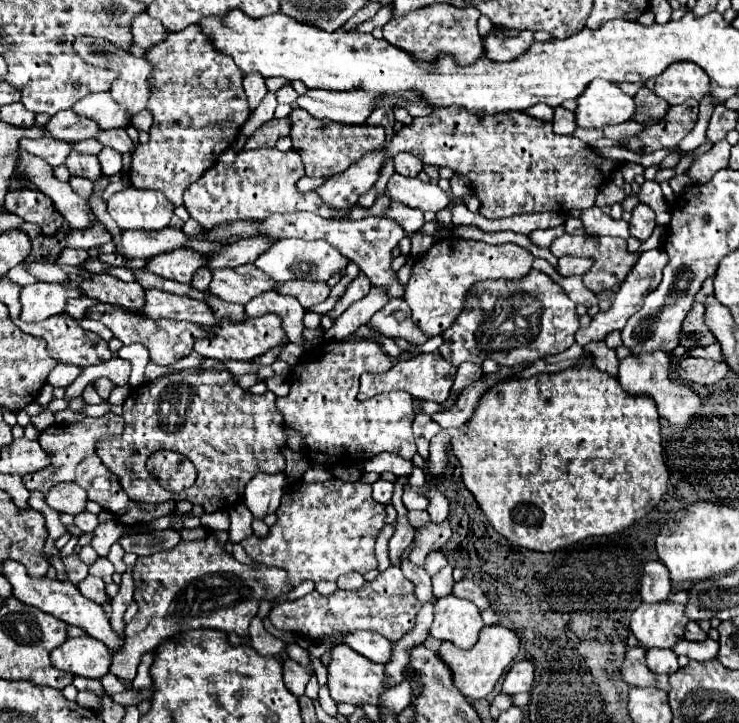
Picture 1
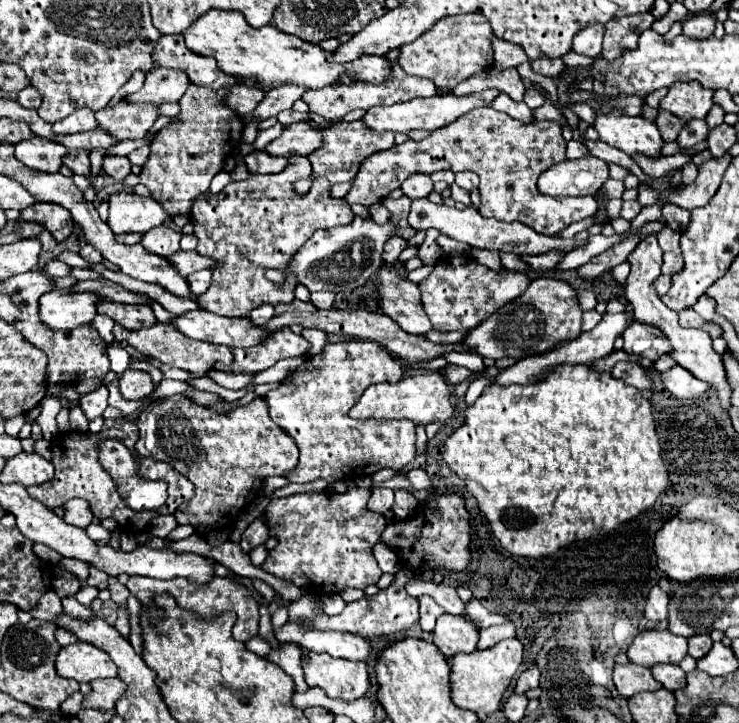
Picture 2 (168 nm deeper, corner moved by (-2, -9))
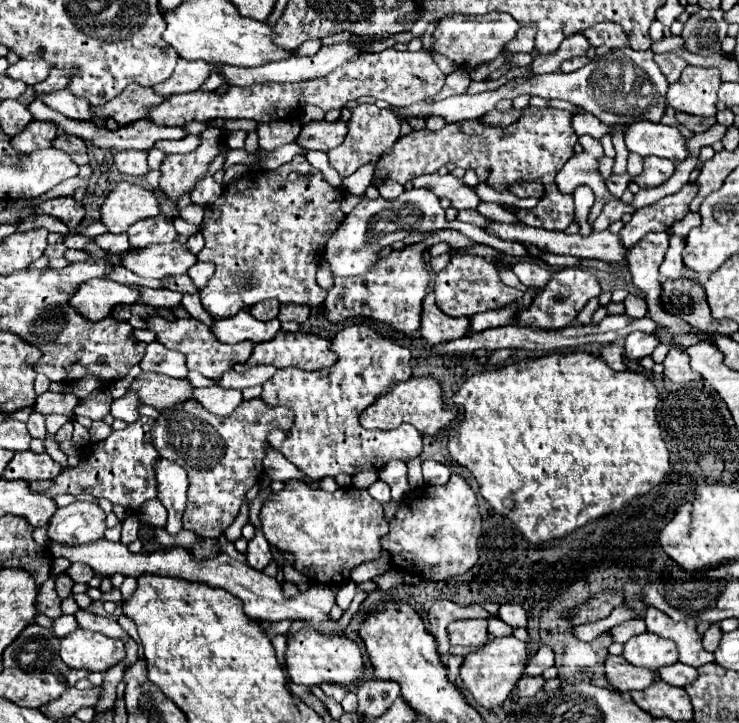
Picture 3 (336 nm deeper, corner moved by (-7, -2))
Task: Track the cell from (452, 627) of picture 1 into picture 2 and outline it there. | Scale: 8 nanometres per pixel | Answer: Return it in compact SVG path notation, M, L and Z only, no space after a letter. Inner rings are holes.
M441 615L433 629L433 643L445 657L455 653L473 653L479 643L479 631L461 615Z

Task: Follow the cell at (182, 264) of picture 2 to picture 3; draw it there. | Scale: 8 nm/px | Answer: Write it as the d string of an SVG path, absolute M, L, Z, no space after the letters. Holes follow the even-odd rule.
M170 242L132 250L126 256L122 256L120 266L132 270L142 278L168 278L186 274L188 268L196 262L198 258L184 244Z

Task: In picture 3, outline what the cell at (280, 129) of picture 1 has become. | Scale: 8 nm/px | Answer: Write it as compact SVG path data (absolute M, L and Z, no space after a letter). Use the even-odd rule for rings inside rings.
M326 120L310 122L302 128L298 144L308 150L328 152L328 150L340 146L346 134L348 134L348 124L342 120L338 120L338 122L326 122Z

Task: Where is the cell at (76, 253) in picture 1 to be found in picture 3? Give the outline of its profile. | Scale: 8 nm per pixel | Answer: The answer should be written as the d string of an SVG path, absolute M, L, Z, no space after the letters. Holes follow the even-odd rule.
M106 232L106 234L96 236L94 240L102 250L106 250L110 254L122 254L122 252L126 252L130 248L130 242L128 242L126 234L110 234L110 232Z

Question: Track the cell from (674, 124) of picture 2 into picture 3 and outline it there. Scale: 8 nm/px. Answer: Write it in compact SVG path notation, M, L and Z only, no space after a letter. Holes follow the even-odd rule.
M676 112L676 118L680 124L684 124L686 128L690 128L692 132L706 132L710 130L714 124L716 124L716 118L702 118L702 116L692 116L692 114L686 114L686 112Z

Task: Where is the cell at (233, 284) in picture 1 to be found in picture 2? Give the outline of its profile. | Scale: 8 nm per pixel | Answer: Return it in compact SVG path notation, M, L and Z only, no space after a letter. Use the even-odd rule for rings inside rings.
M291 157L289 165L281 173L249 173L243 181L231 181L217 195L201 195L191 207L191 223L195 225L195 237L199 239L197 251L221 261L221 267L213 271L211 287L199 297L199 307L223 317L245 317L249 311L263 303L289 303L293 301L293 289L297 281L287 277L287 283L271 283L263 271L269 267L285 271L295 251L317 231L347 225L355 217L351 207L343 199L331 197L331 183L323 177L315 177L311 191L299 195L295 183L309 179L311 163L307 157Z

